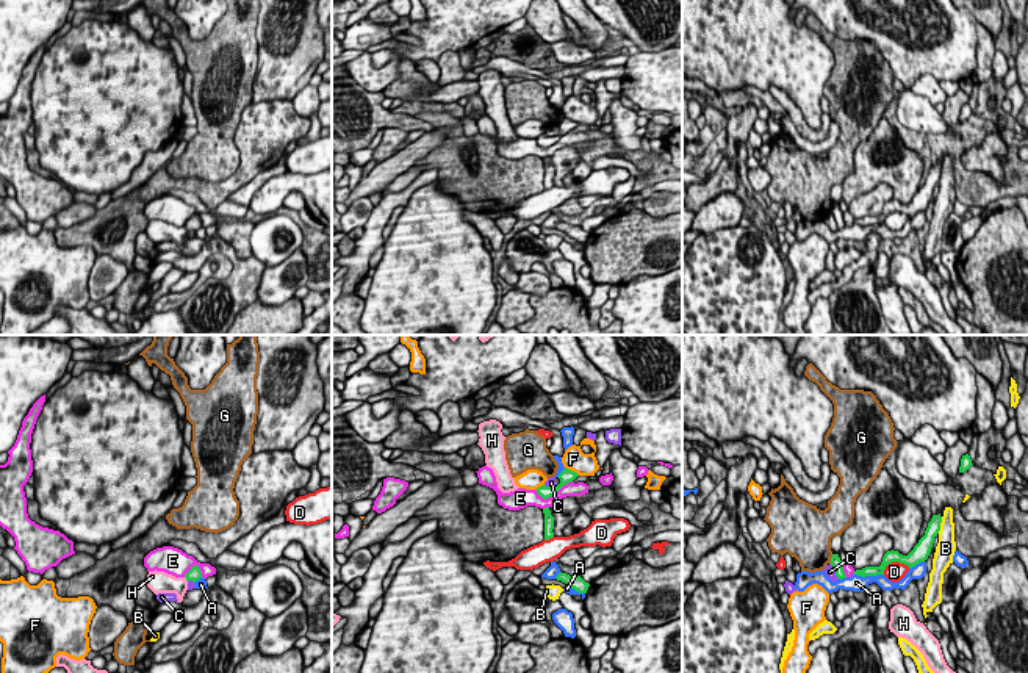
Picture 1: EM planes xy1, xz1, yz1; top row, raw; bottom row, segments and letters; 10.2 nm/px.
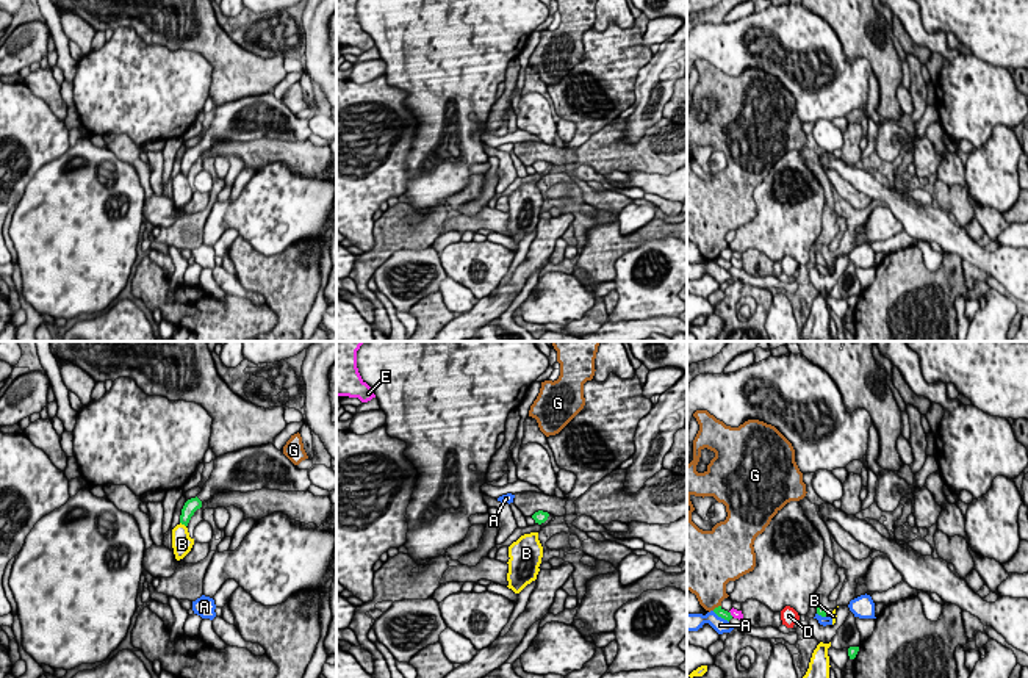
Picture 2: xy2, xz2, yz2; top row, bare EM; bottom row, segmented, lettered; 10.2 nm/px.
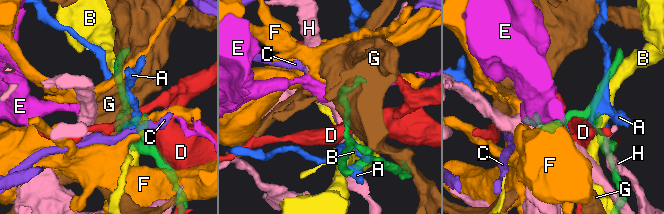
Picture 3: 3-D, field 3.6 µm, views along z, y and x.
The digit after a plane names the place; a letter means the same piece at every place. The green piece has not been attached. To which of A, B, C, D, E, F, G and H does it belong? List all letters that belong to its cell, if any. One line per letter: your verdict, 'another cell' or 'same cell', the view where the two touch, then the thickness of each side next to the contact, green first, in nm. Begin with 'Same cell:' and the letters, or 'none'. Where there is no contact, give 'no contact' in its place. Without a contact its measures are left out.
Same cell: none
A: another cell; contact in yz1; calibres 100 and 160 nm
B: another cell; contact in yz1; calibres 160 and 200 nm
C: another cell; contact in yz1; calibres 120 and 100 nm
D: another cell; contact in yz1; calibres 160 and 200 nm
E: another cell; contact in xz1; calibres 140 and 160 nm
F: another cell; contact in xz1; calibres 140 and 240 nm
G: another cell; contact in yz1; calibres 120 and 400 nm
H: another cell; contact in xy1; calibres 140 and 220 nm

